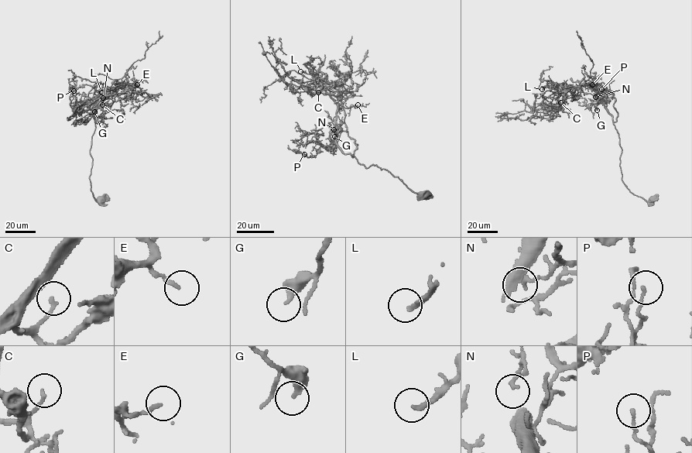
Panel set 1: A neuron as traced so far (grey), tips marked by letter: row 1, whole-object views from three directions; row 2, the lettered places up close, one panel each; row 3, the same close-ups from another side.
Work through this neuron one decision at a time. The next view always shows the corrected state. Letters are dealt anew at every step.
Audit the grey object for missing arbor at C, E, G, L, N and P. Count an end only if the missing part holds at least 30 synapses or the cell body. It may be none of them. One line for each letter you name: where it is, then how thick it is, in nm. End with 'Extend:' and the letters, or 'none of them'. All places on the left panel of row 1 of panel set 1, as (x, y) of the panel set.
E: Place: (137, 84). Thickness 150 nm
L: Place: (101, 92). Thickness 220 nm
Extend: E, L

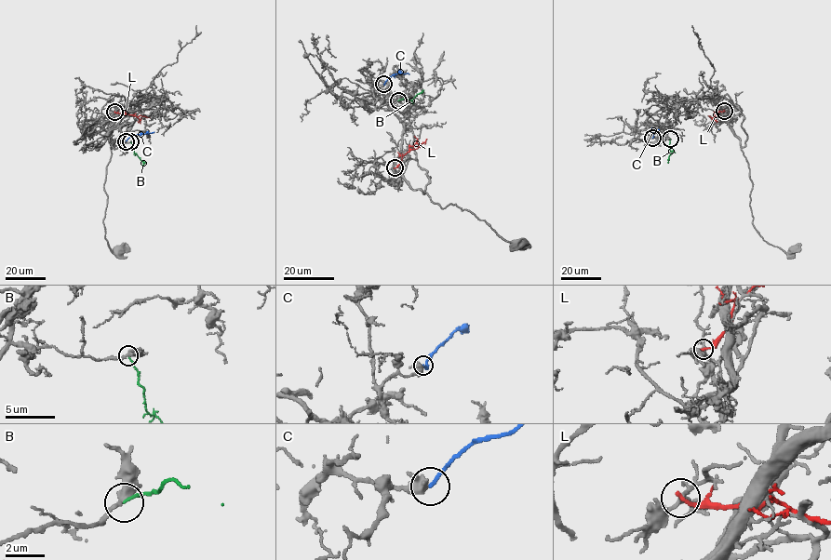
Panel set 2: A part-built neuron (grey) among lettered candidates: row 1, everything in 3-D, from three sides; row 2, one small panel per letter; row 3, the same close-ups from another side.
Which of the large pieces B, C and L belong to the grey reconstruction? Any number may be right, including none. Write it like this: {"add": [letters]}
{"add": ["C"]}

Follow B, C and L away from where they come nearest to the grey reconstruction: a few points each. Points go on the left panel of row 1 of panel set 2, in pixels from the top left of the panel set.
B: (130, 142), (142, 162), (141, 166)
C: (126, 141), (136, 135), (154, 132)
L: (114, 113), (149, 117)

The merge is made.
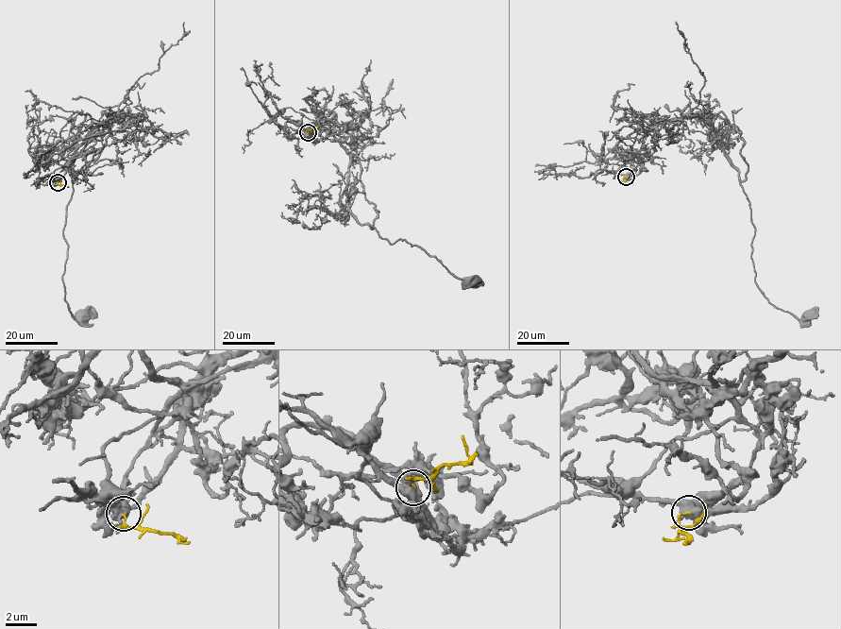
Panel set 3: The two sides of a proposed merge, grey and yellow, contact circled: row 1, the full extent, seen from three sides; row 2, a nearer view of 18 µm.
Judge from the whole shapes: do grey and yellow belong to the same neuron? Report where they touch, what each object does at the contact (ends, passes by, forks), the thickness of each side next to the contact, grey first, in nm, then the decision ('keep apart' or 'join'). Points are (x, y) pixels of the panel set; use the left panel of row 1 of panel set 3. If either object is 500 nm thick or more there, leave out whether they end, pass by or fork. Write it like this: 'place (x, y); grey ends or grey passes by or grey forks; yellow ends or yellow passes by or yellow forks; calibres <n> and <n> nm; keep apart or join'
place (58, 182); grey forks; yellow ends; calibres 480 and 100 nm; keep apart

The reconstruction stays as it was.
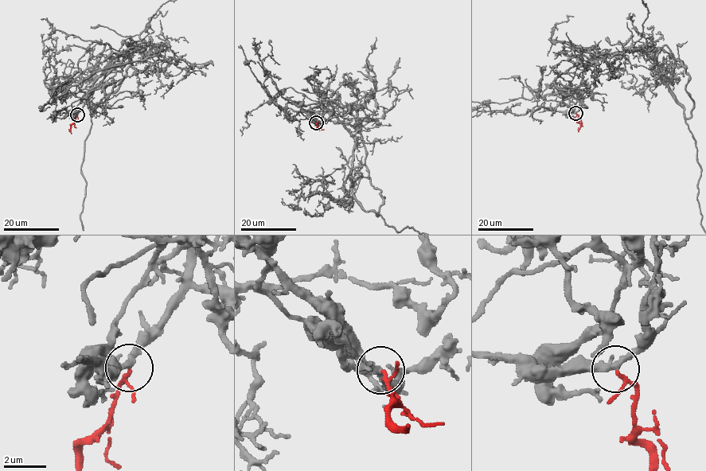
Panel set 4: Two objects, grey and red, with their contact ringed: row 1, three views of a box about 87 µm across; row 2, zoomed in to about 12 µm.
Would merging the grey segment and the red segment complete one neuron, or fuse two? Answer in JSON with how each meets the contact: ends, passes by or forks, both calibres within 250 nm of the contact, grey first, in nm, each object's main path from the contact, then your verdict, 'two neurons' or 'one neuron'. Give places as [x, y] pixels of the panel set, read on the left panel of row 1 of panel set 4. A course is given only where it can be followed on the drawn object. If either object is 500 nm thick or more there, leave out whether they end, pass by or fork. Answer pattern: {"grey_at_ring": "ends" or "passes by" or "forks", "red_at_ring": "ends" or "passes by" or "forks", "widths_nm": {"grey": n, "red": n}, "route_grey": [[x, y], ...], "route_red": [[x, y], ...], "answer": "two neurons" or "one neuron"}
{"grey_at_ring": "passes by", "red_at_ring": "passes by", "widths_nm": {"grey": 300, "red": 130}, "route_grey": [[77, 114], [86, 94], [136, 49], [109, 64], [87, 100], [91, 125], [80, 215]], "route_red": [[77, 114], [70, 126], [71, 134]], "answer": "one neuron"}

